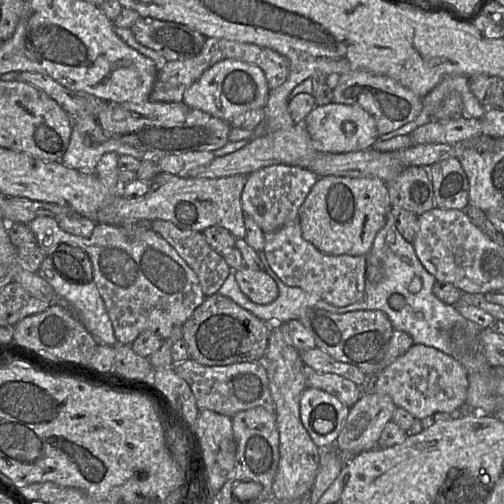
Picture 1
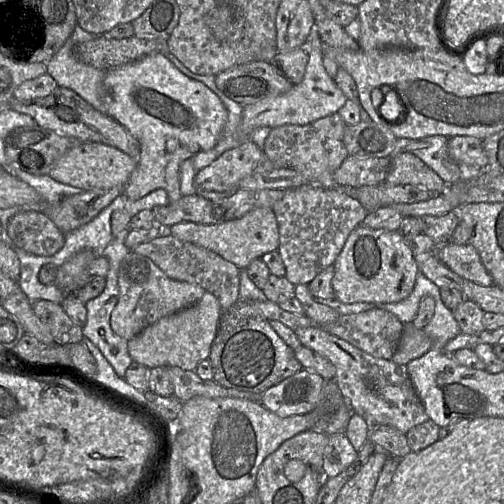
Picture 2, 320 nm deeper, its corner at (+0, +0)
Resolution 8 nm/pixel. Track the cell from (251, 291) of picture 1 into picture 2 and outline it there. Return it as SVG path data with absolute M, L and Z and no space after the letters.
M319 326L293 331L303 346L317 352L333 364L336 369L335 381L353 414L363 417L371 428L386 425L406 434L414 426L430 419L412 385L405 365L375 358L327 333Z

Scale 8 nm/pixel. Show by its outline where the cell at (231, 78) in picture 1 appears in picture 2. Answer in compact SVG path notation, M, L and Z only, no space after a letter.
M314 26L303 48L308 53L308 62L303 80L298 84L293 84L288 92L280 96L243 106L242 119L235 132L230 131L228 134L228 131L224 130L218 143L212 149L200 151L191 157L197 172L210 165L221 154L239 146L258 127L274 128L287 124L304 125L337 114L339 109L346 103L347 98L337 87L333 78L325 71L323 66L323 42L318 29Z

